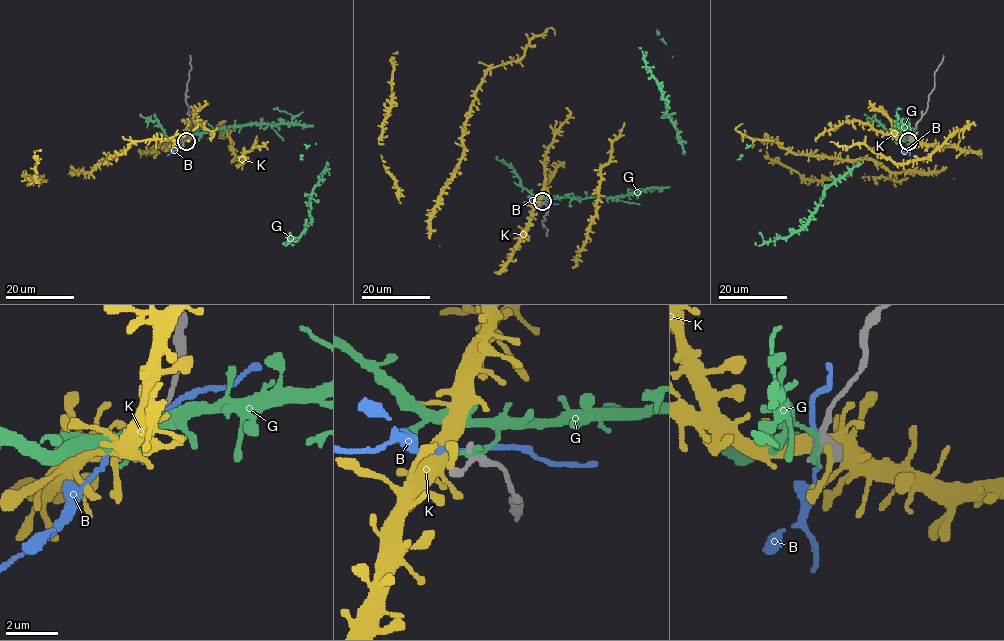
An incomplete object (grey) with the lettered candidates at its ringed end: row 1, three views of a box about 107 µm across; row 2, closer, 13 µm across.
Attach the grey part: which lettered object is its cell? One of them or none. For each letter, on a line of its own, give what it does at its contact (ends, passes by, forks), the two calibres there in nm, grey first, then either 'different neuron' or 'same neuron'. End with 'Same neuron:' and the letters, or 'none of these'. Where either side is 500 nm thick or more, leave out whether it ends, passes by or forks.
B: it passes by; calibres 240 and 150 nm; different neuron
G: it ends; calibres 200 and 240 nm; different neuron
K: it forks; calibres 240 and 320 nm; different neuron
Same neuron: none of these

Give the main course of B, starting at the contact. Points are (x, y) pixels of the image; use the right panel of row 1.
B: (910, 138), (909, 155)

